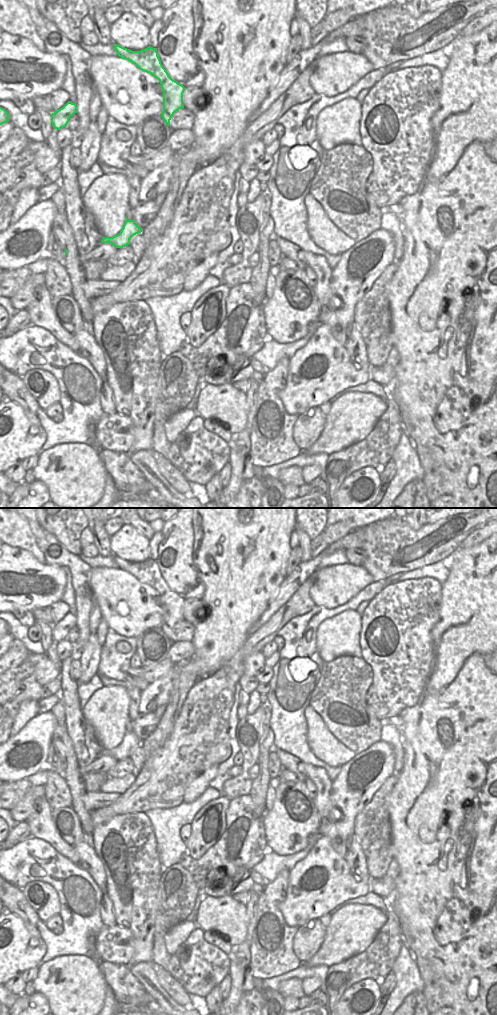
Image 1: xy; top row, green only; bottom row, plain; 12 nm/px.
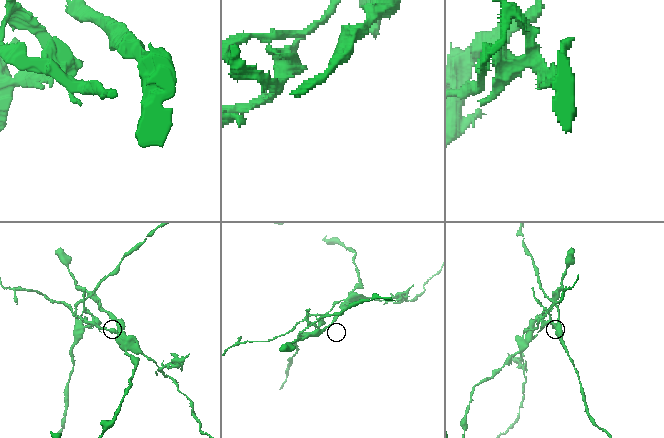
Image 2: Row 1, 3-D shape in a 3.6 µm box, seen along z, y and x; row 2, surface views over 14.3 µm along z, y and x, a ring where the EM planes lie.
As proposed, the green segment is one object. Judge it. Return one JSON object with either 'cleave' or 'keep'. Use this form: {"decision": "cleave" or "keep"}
{"decision": "cleave"}

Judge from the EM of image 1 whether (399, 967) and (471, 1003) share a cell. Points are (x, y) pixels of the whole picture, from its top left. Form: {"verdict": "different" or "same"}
{"verdict": "different"}

